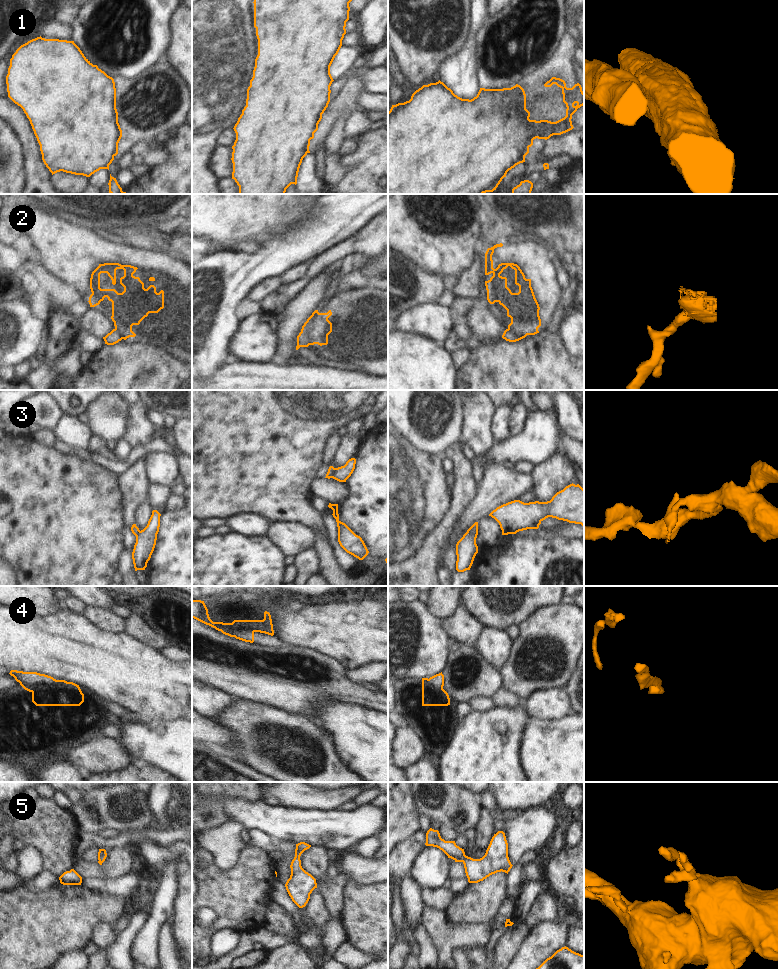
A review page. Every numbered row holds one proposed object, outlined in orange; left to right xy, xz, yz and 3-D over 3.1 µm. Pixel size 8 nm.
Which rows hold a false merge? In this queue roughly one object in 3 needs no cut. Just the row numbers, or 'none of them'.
1, 2, 3.

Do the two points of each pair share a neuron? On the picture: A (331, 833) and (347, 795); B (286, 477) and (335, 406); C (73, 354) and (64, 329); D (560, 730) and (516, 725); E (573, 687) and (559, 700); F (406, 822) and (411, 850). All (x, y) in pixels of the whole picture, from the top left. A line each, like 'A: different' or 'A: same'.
A: different
B: same
C: different
D: different
E: different
F: different

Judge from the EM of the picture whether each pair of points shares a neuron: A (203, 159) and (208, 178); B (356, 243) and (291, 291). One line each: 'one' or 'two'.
A: one
B: one

